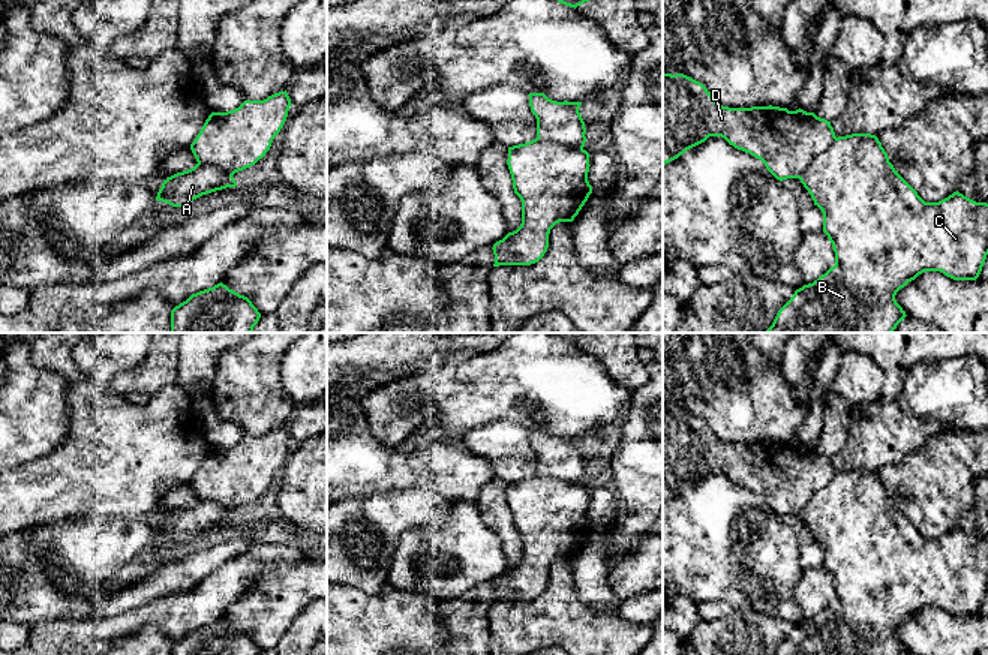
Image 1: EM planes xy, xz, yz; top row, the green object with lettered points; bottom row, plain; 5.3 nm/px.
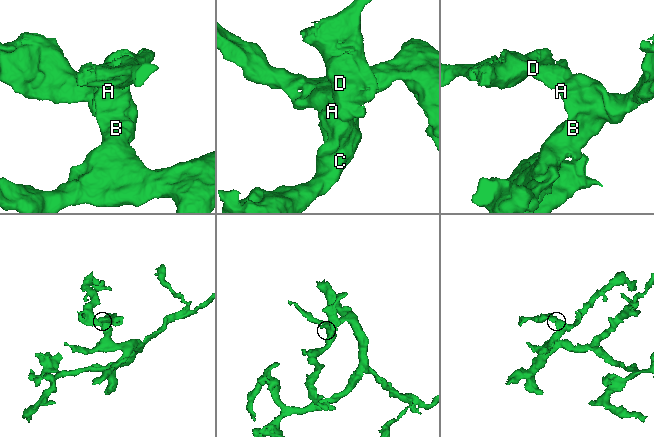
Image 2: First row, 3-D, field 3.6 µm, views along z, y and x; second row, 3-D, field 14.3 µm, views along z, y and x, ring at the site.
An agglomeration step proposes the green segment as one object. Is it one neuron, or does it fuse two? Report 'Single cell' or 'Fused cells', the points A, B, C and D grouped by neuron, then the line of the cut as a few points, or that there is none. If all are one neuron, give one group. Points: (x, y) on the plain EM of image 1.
Fused cells. Groups: A B C / D. Split along xz (537, 472), (582, 484)

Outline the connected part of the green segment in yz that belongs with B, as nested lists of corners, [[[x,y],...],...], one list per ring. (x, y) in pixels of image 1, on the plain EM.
[[[852,469],[835,474],[808,499],[799,516],[811,531],[814,541],[817,541],[823,549],[823,568],[832,579],[835,601],[813,619],[796,625],[793,633],[778,646],[775,655],[904,655],[907,651],[897,639],[895,631],[919,610],[925,607],[940,607],[954,616],[976,616],[979,613],[988,591],[988,540],[976,538],[958,526],[939,538],[925,538],[889,498],[888,489],[876,471]]]

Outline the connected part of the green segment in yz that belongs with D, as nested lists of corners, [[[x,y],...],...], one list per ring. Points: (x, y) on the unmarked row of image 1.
[[[663,409],[663,501],[705,478],[709,472],[721,472],[735,484],[760,495],[780,517],[801,514],[808,499],[837,474],[831,457],[814,448],[801,444],[789,447],[772,441],[723,442],[714,436],[702,418],[684,409]]]

